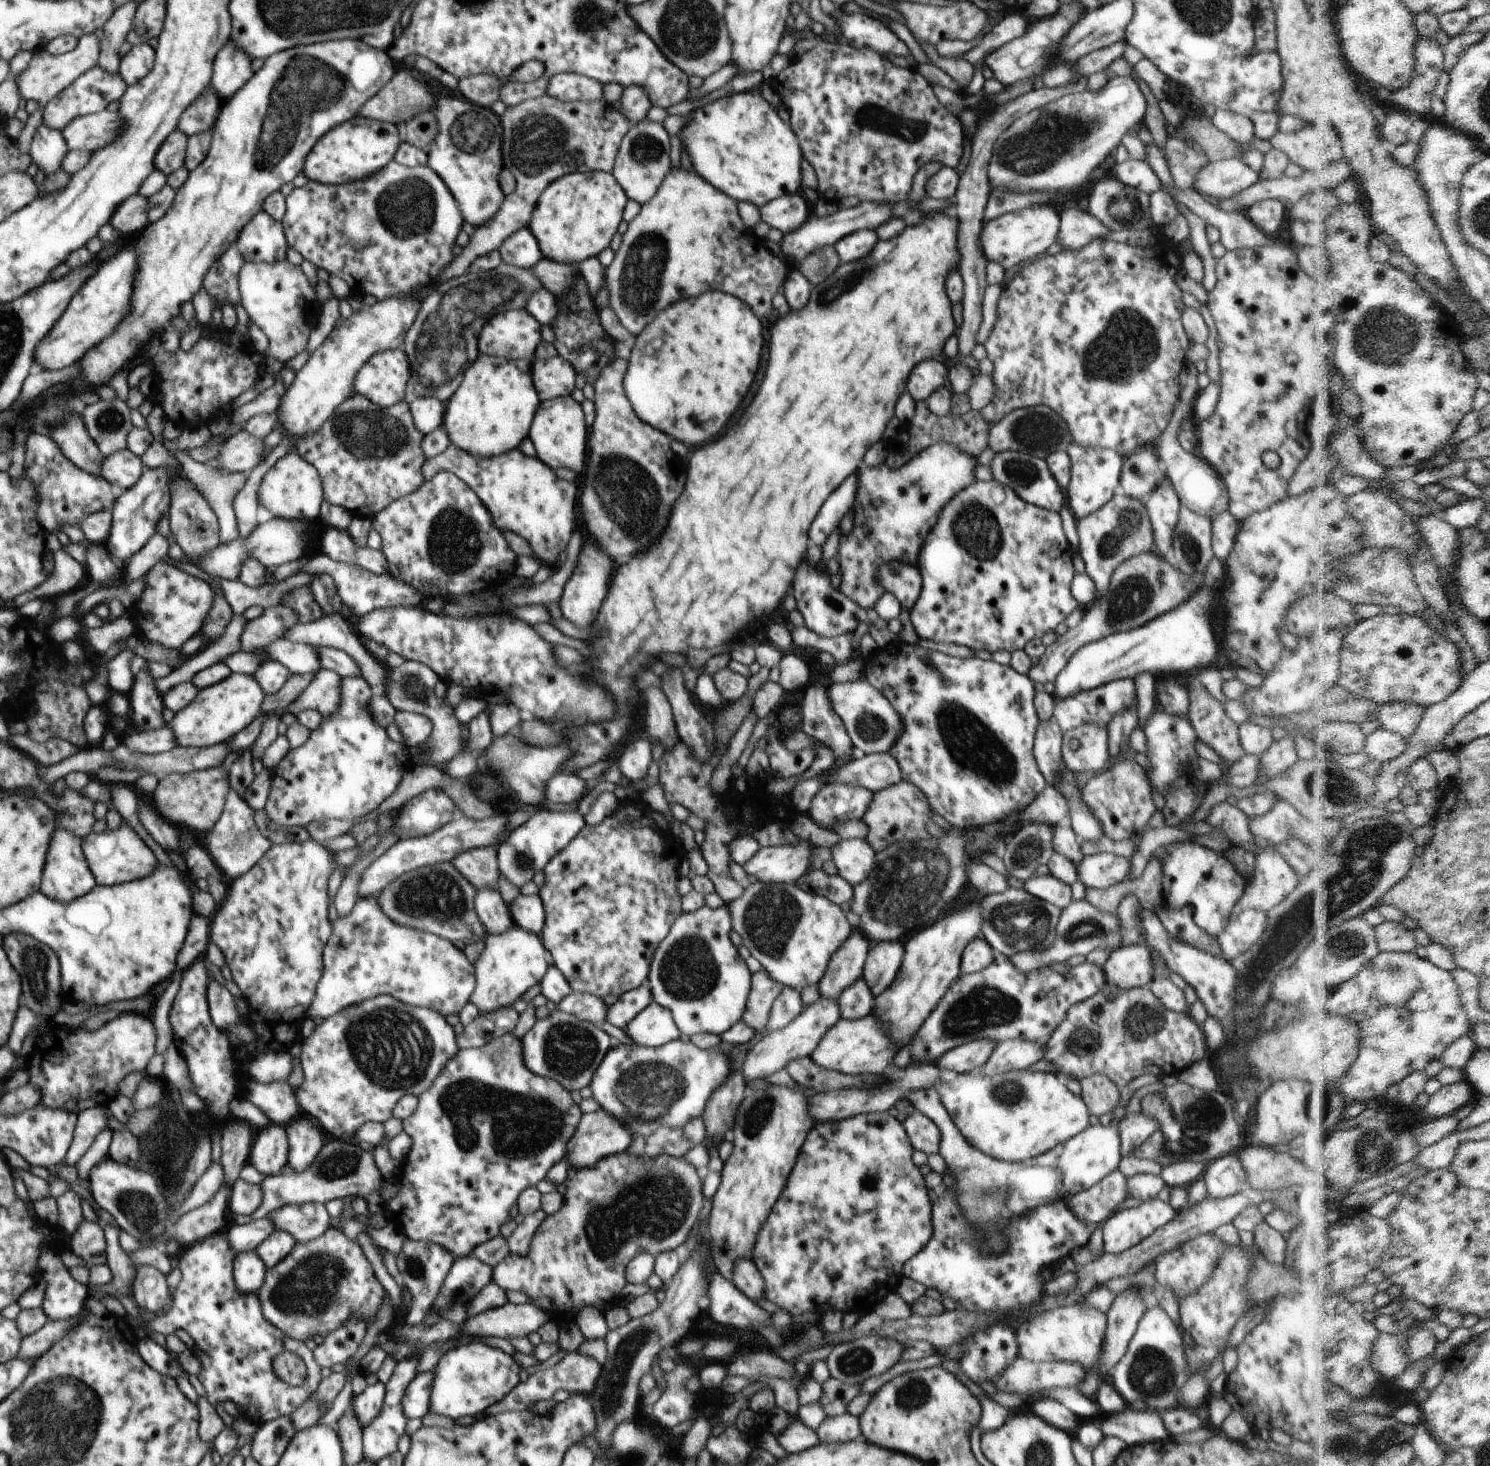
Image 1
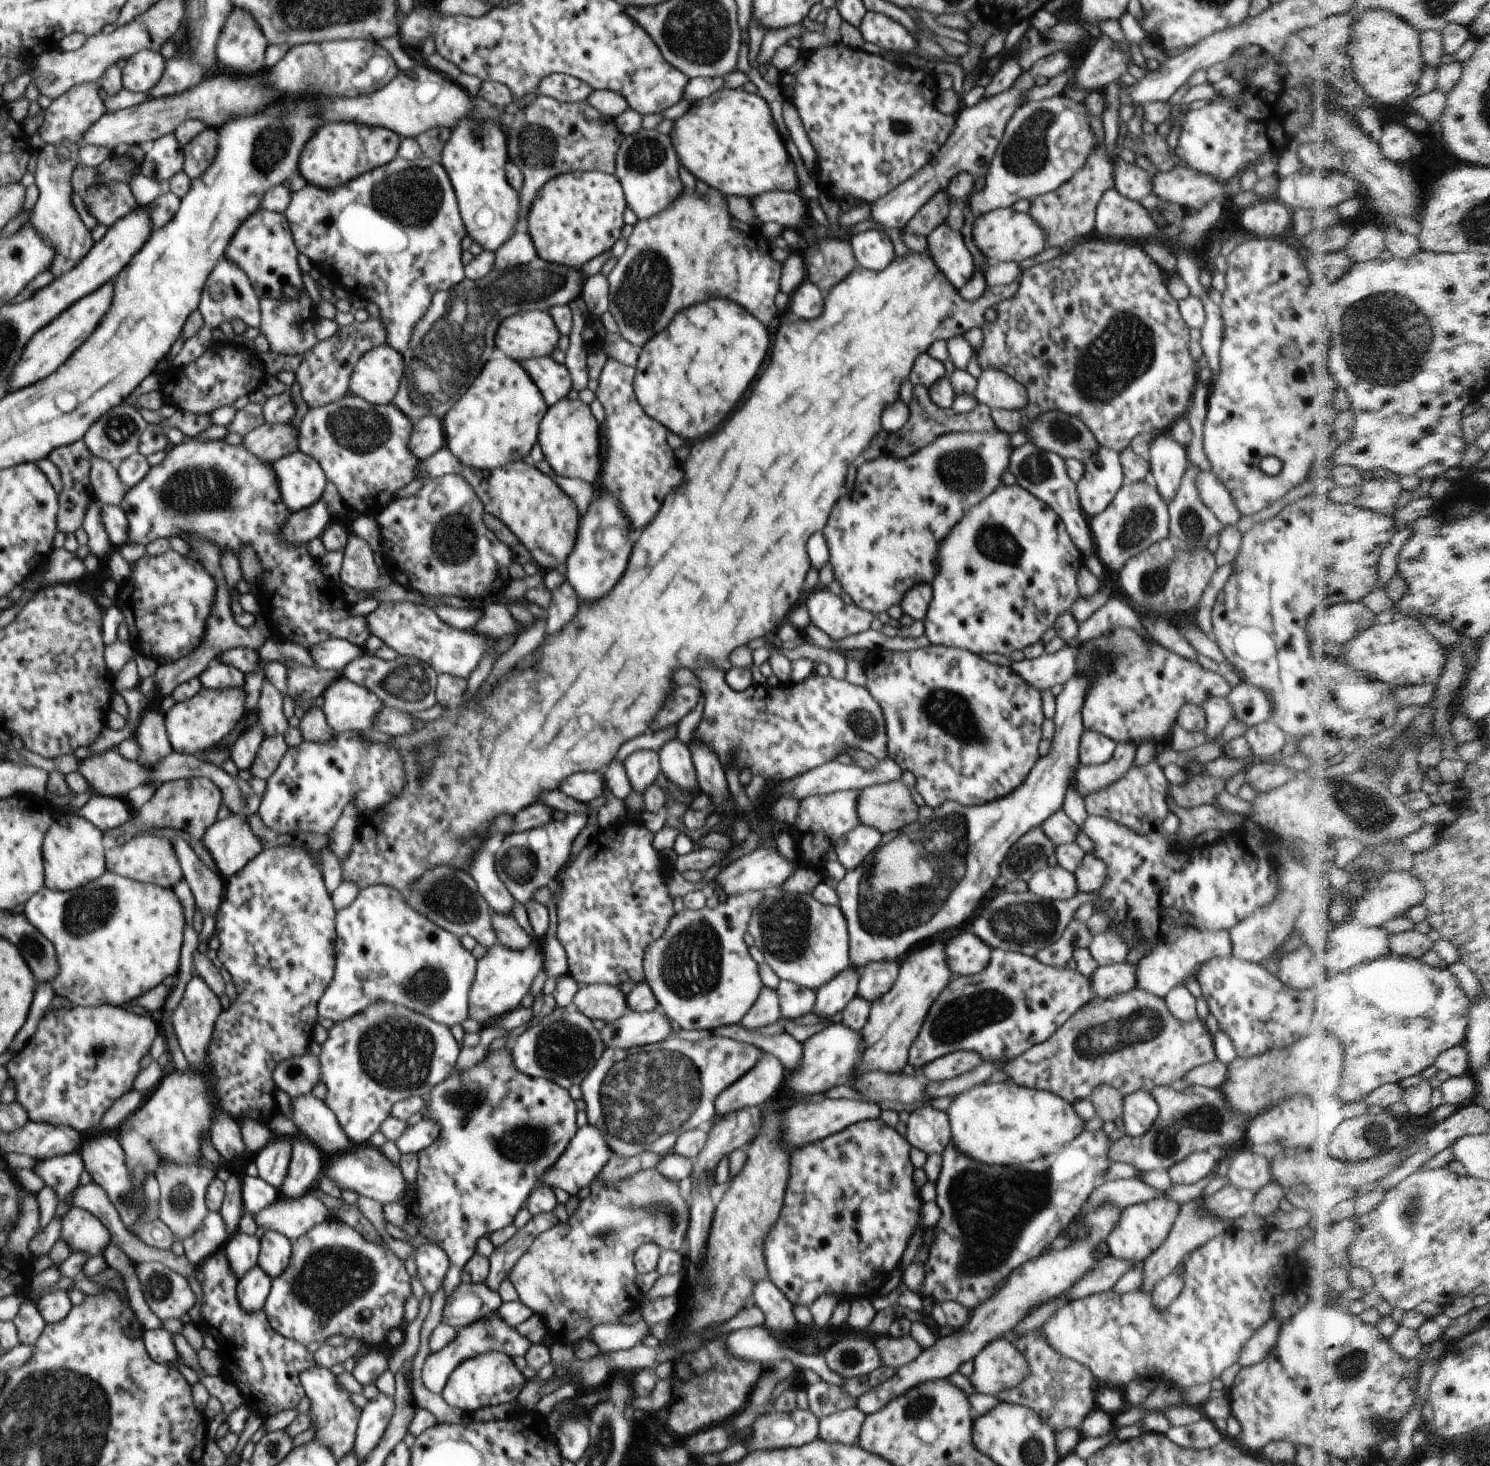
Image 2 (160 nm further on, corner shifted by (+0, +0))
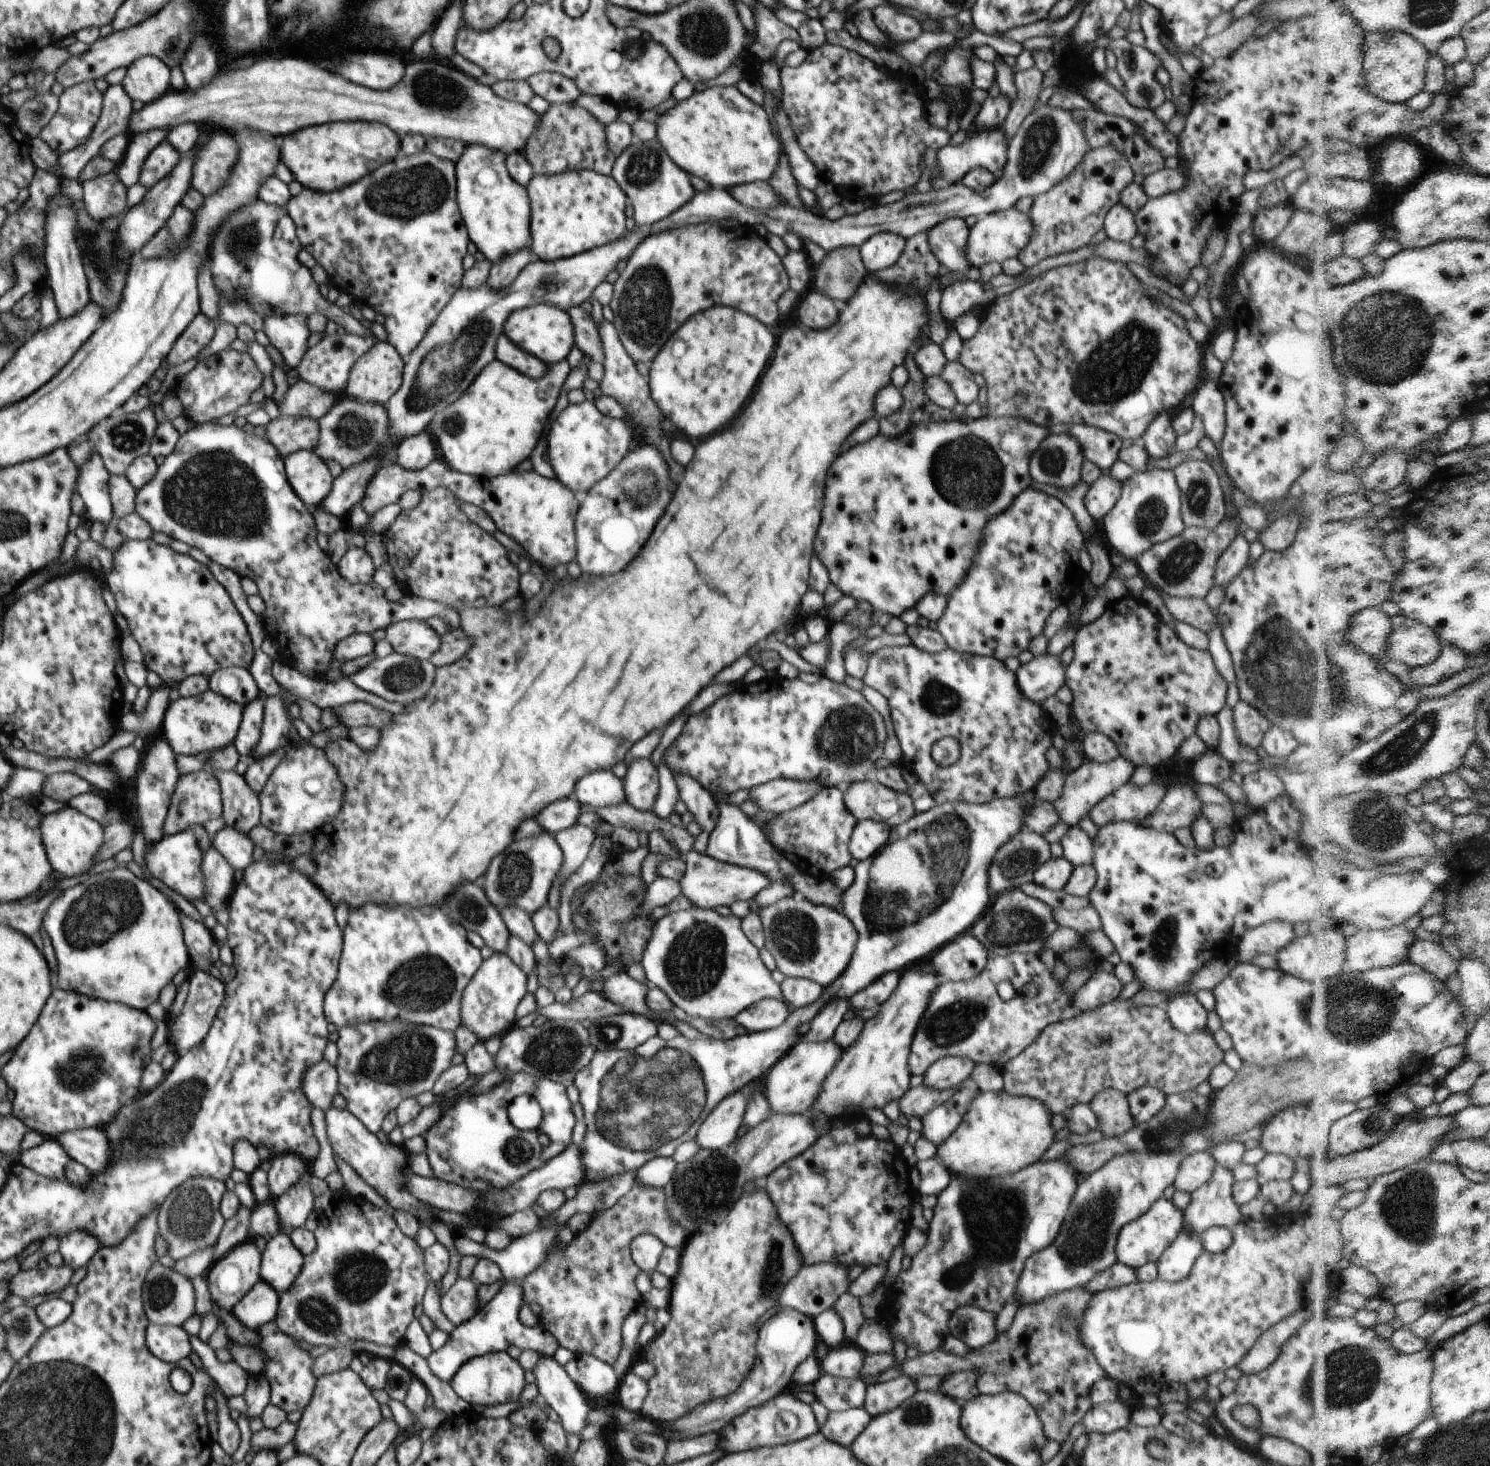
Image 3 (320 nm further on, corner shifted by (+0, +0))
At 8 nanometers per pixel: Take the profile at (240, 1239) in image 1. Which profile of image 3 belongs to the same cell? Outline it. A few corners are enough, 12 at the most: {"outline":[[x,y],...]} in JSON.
{"outline":[[248,1239],[206,1272],[220,1309],[261,1280],[261,1253]]}

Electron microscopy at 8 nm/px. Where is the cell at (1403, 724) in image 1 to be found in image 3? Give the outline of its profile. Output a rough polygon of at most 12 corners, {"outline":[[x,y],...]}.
{"outline":[[1444,643],[1436,662],[1413,670],[1413,681],[1435,685],[1466,668],[1468,655]]}

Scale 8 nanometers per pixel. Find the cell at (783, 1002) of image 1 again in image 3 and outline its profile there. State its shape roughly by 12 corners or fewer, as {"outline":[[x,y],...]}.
{"outline":[[802,977],[780,984],[792,1009],[816,1002],[824,989]]}

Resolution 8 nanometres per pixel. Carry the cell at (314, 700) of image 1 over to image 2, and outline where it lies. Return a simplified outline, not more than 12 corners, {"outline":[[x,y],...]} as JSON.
{"outline":[[346,677],[322,694],[336,733],[369,731],[383,702]]}

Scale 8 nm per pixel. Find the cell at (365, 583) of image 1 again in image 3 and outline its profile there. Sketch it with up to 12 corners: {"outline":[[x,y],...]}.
{"outline":[[350,546],[337,563],[350,584],[368,584],[375,566],[367,550]]}

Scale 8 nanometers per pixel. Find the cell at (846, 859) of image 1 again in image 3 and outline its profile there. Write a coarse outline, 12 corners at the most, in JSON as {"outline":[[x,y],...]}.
{"outline":[[872,819],[857,821],[849,842],[854,862],[878,854],[891,828]]}

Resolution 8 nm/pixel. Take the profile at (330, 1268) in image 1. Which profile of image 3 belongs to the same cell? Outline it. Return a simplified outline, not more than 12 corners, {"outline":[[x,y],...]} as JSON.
{"outline":[[337,1194],[279,1294],[279,1330],[398,1346],[425,1250],[393,1214]]}

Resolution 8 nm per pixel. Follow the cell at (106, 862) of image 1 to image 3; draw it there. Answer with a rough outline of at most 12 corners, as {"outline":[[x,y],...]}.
{"outline":[[190,830],[145,849],[148,870],[192,903],[206,896]]}

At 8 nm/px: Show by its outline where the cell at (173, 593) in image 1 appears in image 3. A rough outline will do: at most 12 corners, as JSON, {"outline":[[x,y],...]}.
{"outline":[[125,539],[106,573],[168,687],[249,670],[246,622],[208,566]]}

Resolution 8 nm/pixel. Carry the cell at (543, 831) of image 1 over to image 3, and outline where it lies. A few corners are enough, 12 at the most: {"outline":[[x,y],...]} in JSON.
{"outline":[[548,831],[512,842],[482,890],[498,912],[547,904],[564,855]]}

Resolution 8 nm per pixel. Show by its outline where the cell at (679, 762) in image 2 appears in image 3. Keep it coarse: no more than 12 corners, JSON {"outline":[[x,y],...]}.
{"outline":[[674,775],[679,798],[700,828],[716,828],[714,796],[690,775]]}

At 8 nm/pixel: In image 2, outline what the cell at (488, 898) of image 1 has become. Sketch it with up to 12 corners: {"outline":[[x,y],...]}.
{"outline":[[492,912],[497,943],[521,951],[532,937],[512,915]]}

